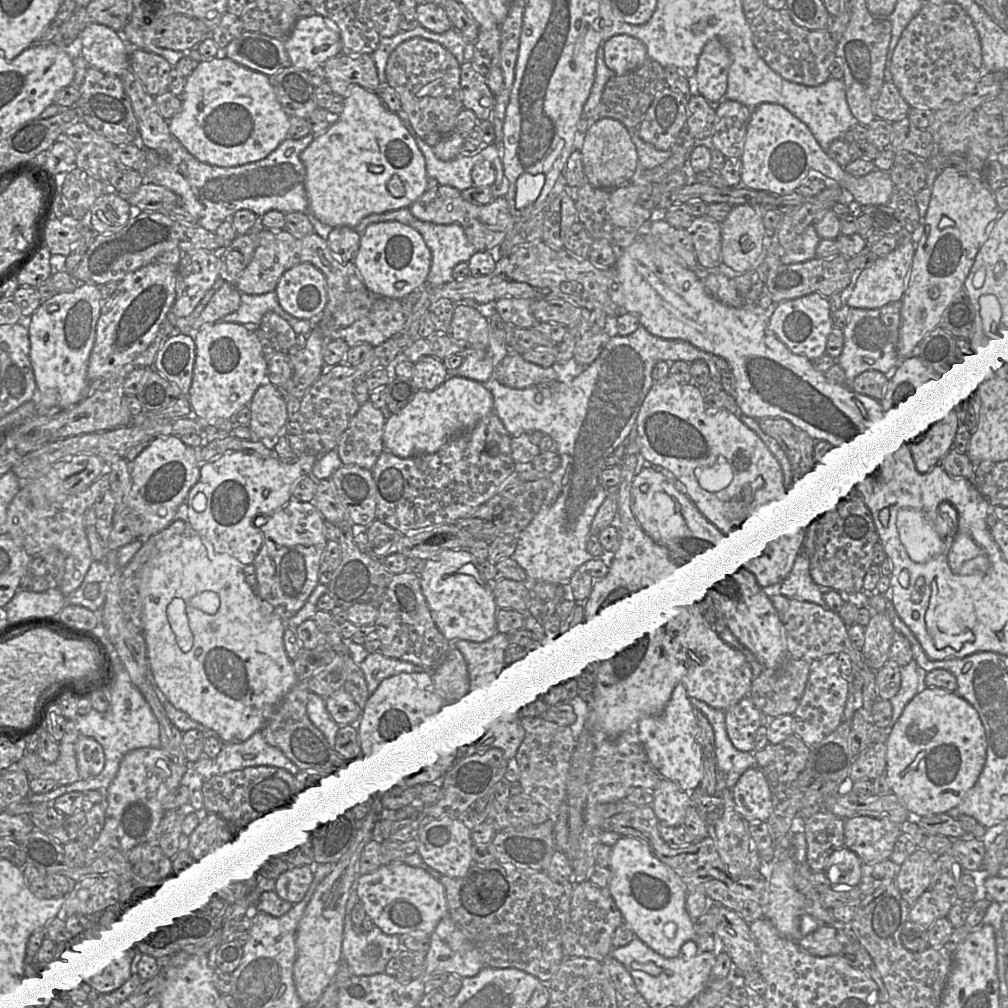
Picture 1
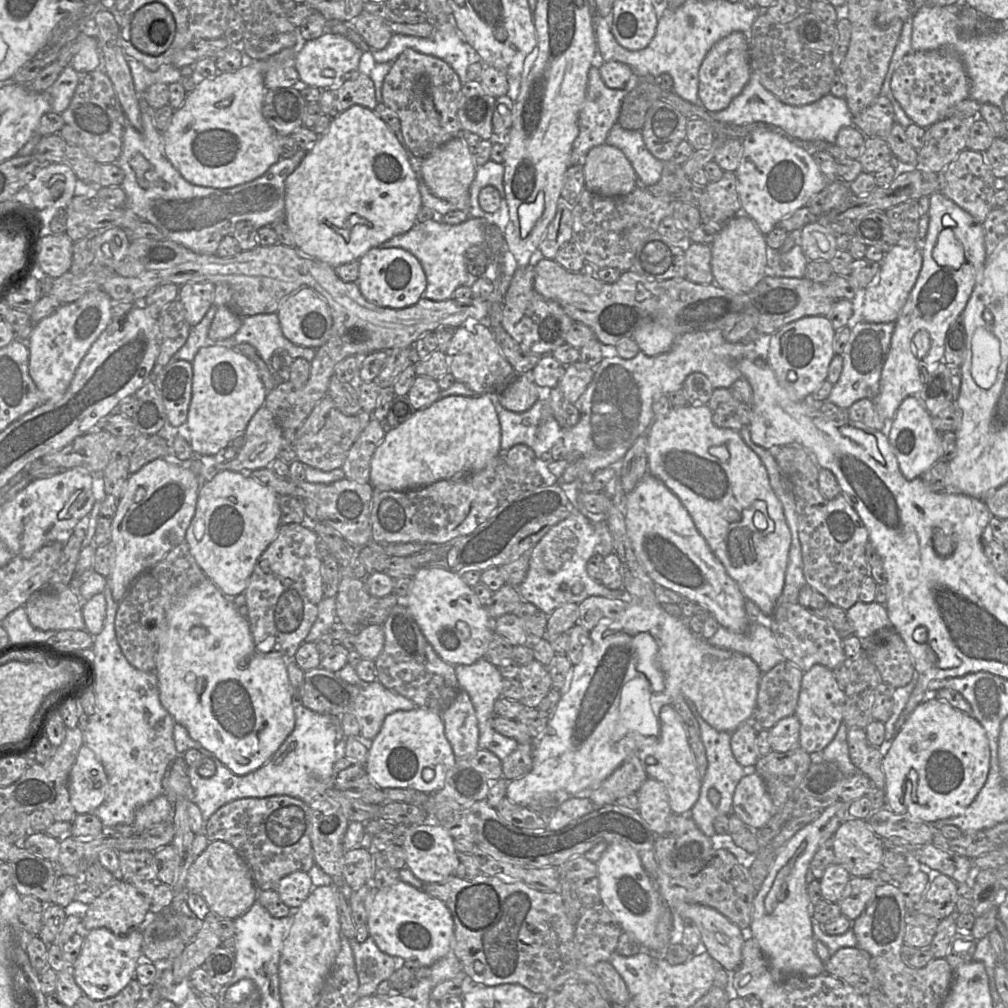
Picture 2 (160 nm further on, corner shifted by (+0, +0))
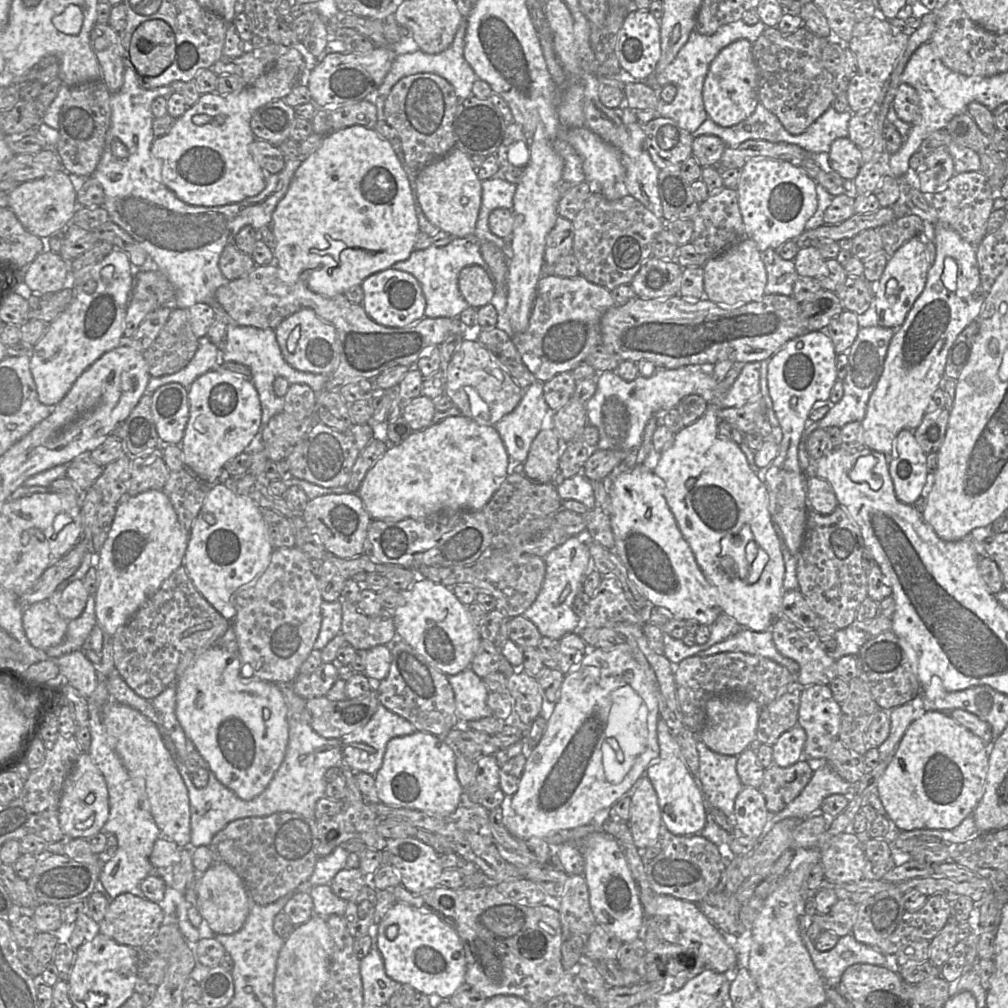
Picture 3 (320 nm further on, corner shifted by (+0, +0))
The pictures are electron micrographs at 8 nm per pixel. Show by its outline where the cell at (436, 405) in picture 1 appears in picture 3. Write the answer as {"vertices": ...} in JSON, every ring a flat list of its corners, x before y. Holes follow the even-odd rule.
{"vertices":[[463,415,450,416,428,428,412,432,399,445,388,448,368,470,358,494,372,520,426,518,443,510,481,510,511,471,511,462,497,430]]}

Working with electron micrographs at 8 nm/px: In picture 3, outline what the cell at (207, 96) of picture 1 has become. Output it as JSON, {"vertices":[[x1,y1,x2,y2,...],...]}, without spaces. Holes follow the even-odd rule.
{"vertices":[[289,46,275,64,252,85,246,85,242,90,228,95,220,95,217,92,200,95,194,105,187,107,183,115,174,120,169,131,155,137,151,144,152,155,161,162,161,175,165,186,180,200,195,206,222,206,259,194,265,187,267,176,250,152,250,145,255,141,250,127,251,117,265,104,285,98,299,84,305,69,306,63,299,48],[218,115,224,116,223,123,216,121]]}

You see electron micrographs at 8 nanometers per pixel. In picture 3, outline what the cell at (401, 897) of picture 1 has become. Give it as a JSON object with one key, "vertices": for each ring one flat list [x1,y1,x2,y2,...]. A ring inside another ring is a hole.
{"vertices":[[396,902,379,923,377,946,381,953,386,974,400,984,411,985,416,992,427,996,438,994,444,1001,465,983,466,956,461,939,455,929,432,911,420,911,406,902],[389,925,397,926,397,935,389,939,386,929]]}

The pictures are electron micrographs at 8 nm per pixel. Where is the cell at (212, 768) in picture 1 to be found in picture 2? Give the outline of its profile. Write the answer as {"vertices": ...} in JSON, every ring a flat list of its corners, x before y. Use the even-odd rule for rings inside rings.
{"vertices":[[301,702,295,705,294,729,280,748,260,768,243,776,235,775,218,759,216,771,210,778,201,777,197,769,189,768,188,775,194,791,193,802,207,822,223,805,241,798,265,798,287,795,310,805,321,794,333,787,333,768,344,757,343,729,332,724,331,716,314,712]]}

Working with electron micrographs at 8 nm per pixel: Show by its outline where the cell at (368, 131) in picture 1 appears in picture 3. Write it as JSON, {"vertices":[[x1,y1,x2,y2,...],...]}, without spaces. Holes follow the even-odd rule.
{"vertices":[[353,125,325,136,318,150,301,162,285,195,273,212,271,229,276,240,273,263,279,268,280,278,286,283,303,280,311,291,328,297,345,294,349,288,361,285,363,280,371,274,391,268,394,264,408,259,415,250,416,238,420,231,410,183,391,144,381,138,374,129,361,125]]}

